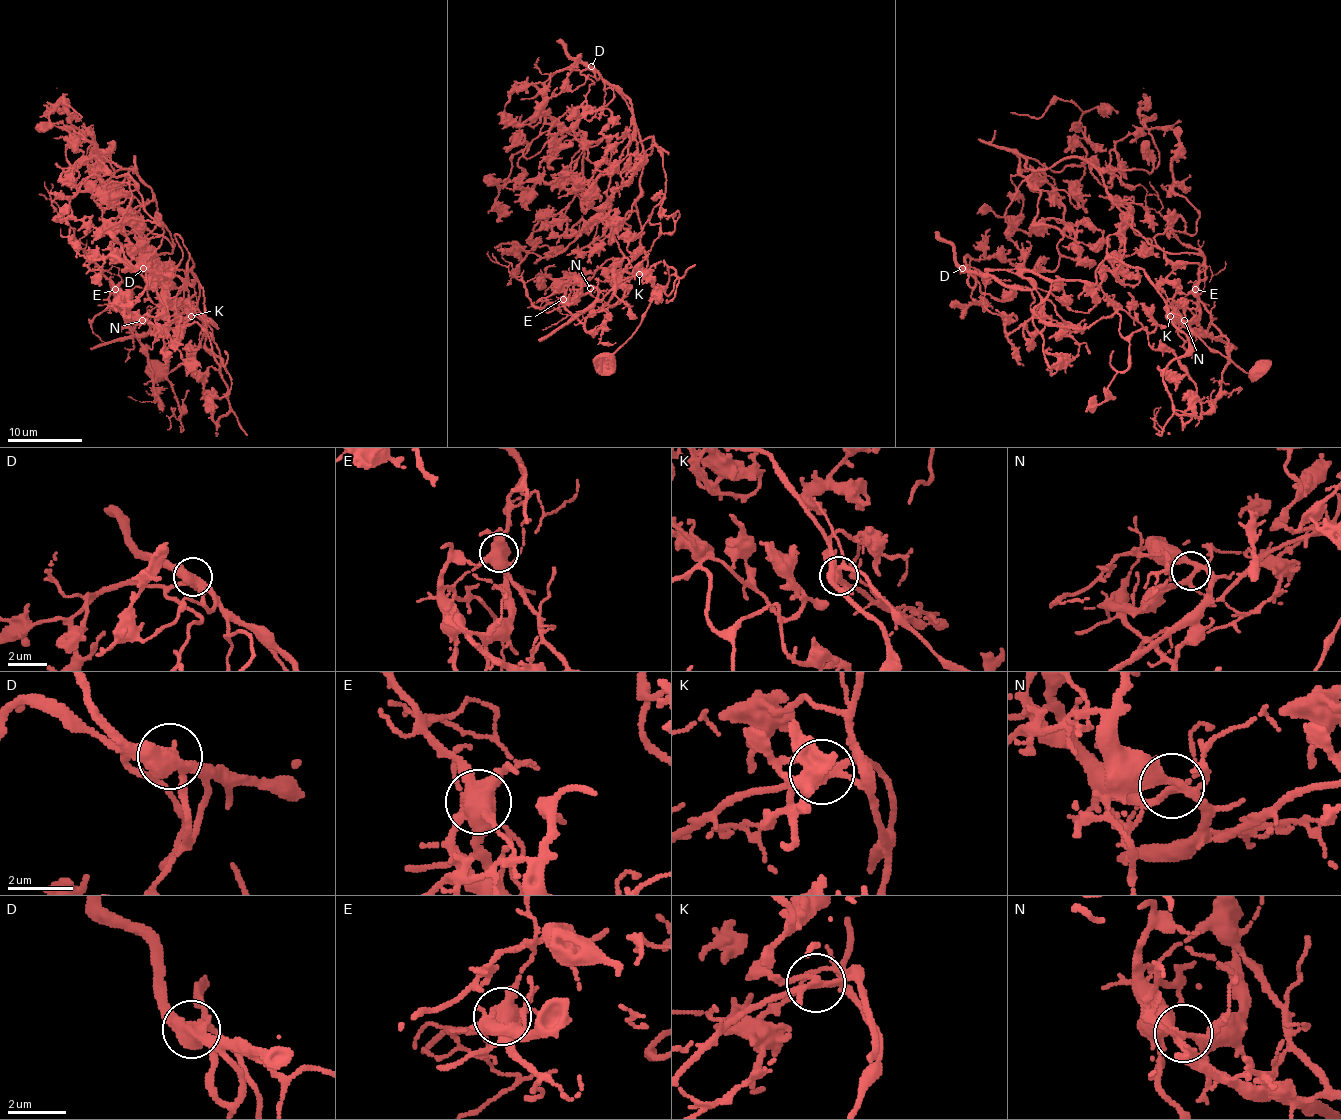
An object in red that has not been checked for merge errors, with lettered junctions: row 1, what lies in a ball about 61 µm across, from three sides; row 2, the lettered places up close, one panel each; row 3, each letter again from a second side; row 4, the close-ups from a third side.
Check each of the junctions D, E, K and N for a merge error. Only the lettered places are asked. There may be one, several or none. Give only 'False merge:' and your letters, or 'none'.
False merge: E, K

